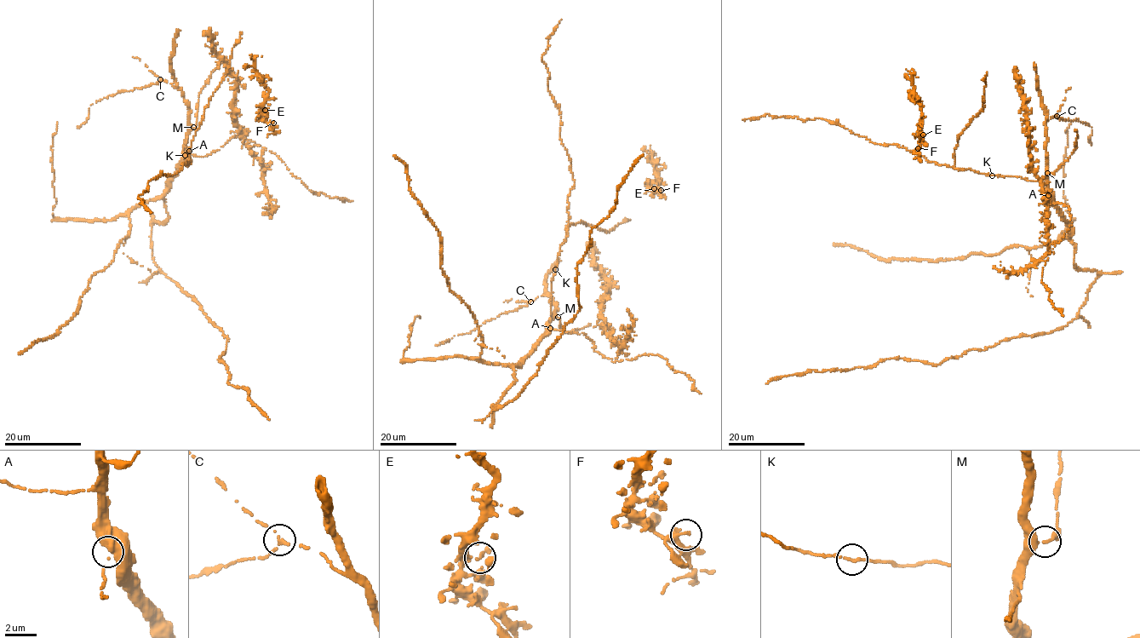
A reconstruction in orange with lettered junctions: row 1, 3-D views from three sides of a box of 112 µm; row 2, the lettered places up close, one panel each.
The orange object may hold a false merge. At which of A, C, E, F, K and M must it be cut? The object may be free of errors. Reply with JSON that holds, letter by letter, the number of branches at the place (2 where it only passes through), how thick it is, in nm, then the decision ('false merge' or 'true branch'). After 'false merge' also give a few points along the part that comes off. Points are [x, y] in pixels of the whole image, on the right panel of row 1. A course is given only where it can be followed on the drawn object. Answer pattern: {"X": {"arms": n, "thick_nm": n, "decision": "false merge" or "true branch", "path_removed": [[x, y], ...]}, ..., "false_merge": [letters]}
{"A": {"arms": 2, "thick_nm": 480, "decision": "true branch"}, "C": {"arms": 2, "thick_nm": 200, "decision": "true branch"}, "E": {"arms": 1, "thick_nm": 280, "decision": "true branch"}, "F": {"arms": 2, "thick_nm": 190, "decision": "true branch"}, "K": {"arms": 2, "thick_nm": 200, "decision": "true branch"}, "M": {"arms": 2, "thick_nm": 300, "decision": "true branch"}, "false_merge": []}

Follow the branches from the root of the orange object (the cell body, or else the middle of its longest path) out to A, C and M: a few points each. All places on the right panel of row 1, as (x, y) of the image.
A: (1073, 244), (1069, 221), (1048, 195)
C: (1073, 244), (1069, 221), (1056, 205), (1048, 186), (1045, 129), (1048, 120), (1056, 116)
M: (1073, 244), (1069, 221), (1056, 205), (1048, 186), (1046, 173)

